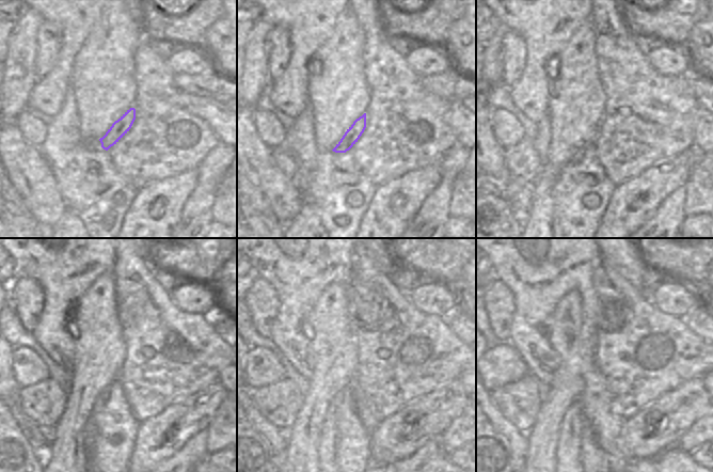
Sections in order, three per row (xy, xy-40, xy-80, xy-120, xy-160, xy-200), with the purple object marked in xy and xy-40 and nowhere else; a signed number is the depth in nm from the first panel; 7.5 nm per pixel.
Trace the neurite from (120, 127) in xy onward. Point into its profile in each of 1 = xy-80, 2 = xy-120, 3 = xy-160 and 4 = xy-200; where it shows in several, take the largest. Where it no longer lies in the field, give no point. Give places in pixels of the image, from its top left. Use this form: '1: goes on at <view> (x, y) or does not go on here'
1: goes on at xy-80 (577, 157)
2: goes on at xy-120 (100, 399)
3: goes on at xy-160 (329, 439)
4: goes on at xy-200 (568, 450)

